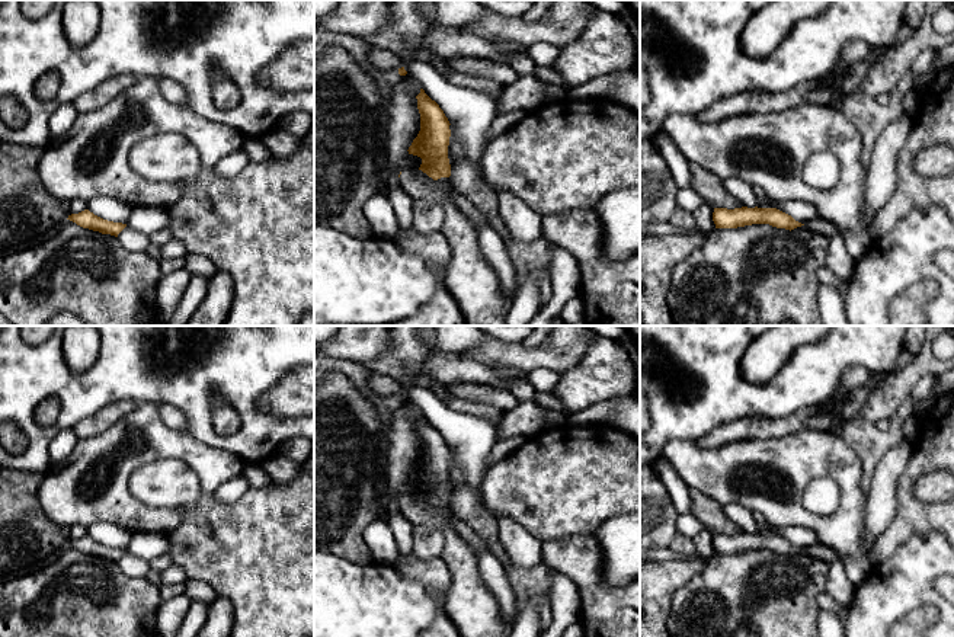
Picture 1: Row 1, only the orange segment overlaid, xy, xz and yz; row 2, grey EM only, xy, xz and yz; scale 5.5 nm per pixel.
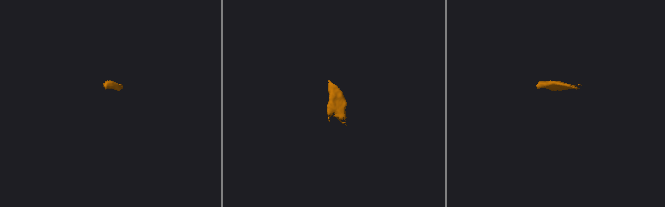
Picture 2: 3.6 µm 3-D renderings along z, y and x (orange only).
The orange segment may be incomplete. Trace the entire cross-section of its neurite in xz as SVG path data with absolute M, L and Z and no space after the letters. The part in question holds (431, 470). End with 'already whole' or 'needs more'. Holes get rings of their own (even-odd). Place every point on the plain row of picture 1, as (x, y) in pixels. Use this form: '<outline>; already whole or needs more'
M423 414L416 422L420 457L409 480L422 484L419 494L403 493L398 506L413 525L442 529L445 547L441 558L451 573L445 612L461 637L509 637L512 627L505 621L494 595L484 585L477 556L451 525L451 490L448 484L449 446L439 430Z; needs more

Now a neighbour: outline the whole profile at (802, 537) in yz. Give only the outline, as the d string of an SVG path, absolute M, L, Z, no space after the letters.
M774 526L774 534L791 541L801 550L819 542L817 534L806 526Z

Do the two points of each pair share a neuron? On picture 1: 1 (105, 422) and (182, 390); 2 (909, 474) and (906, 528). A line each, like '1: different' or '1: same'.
1: different
2: same

